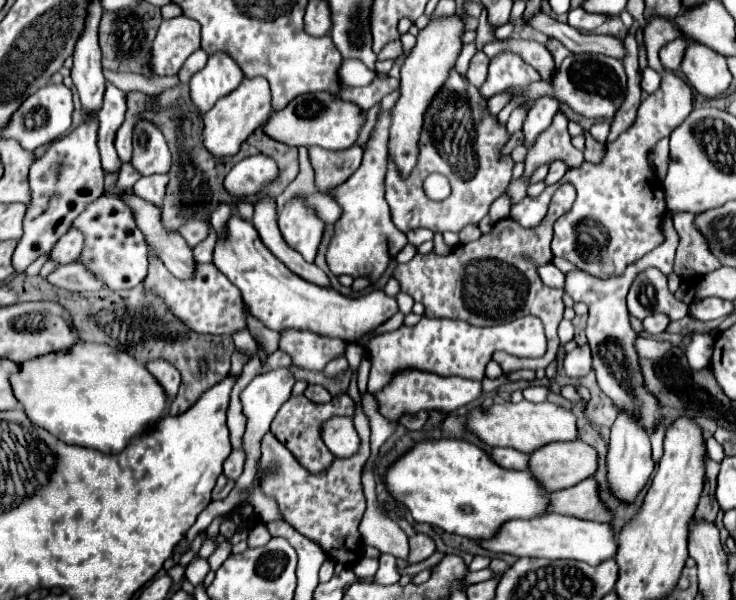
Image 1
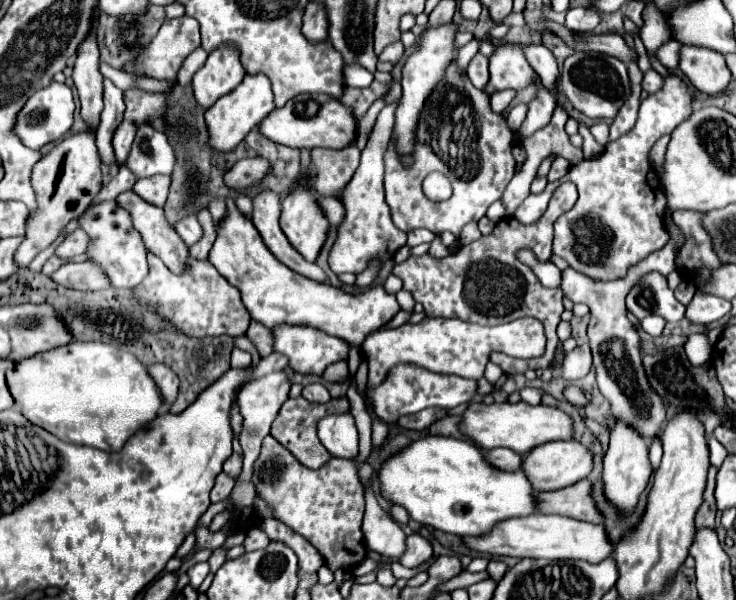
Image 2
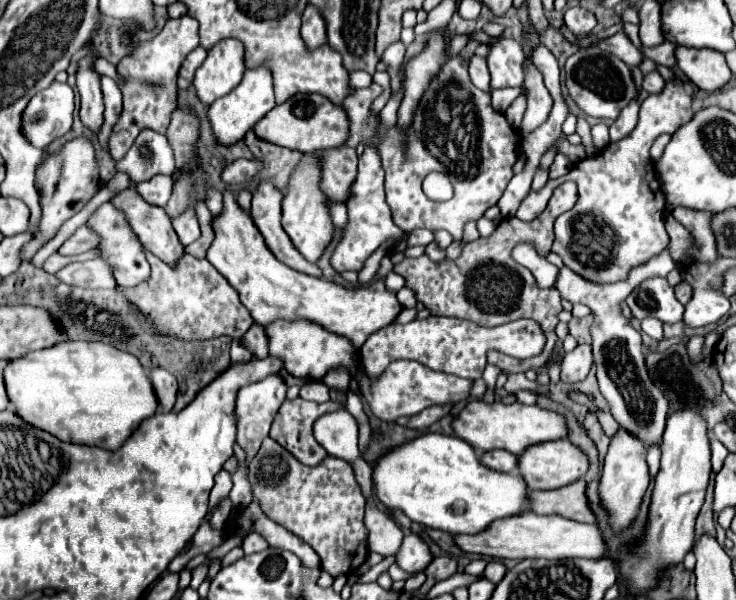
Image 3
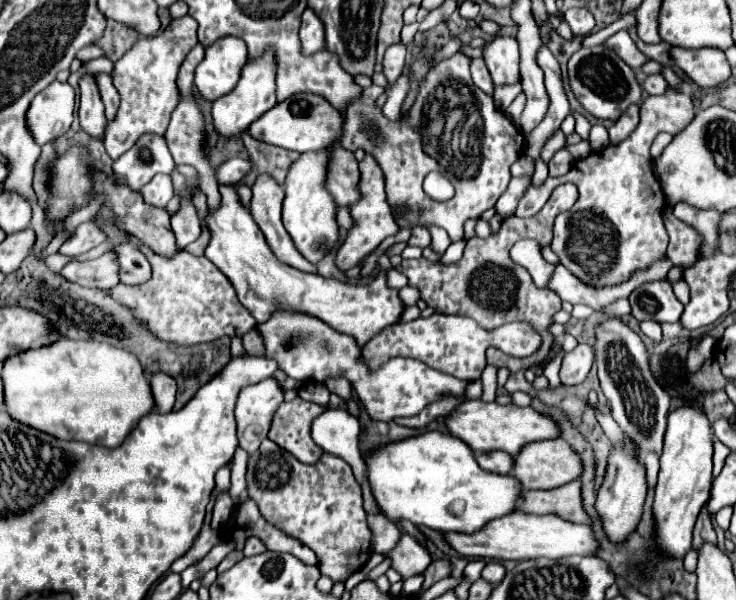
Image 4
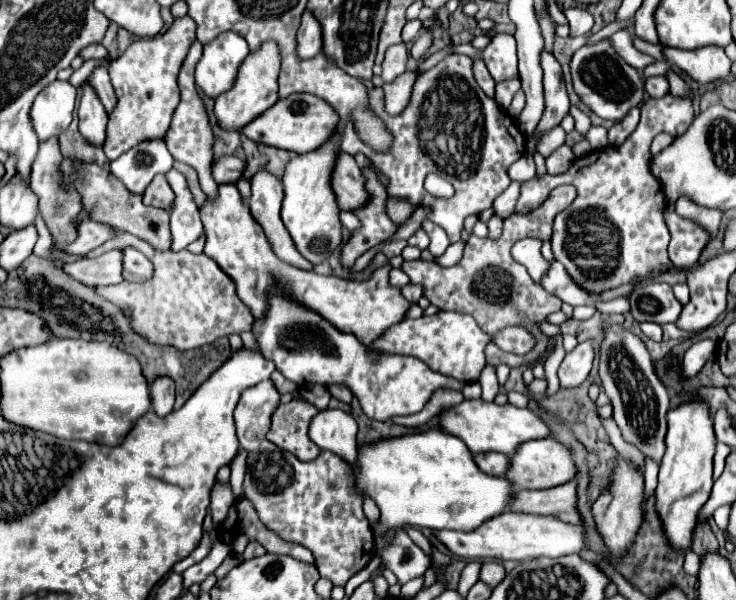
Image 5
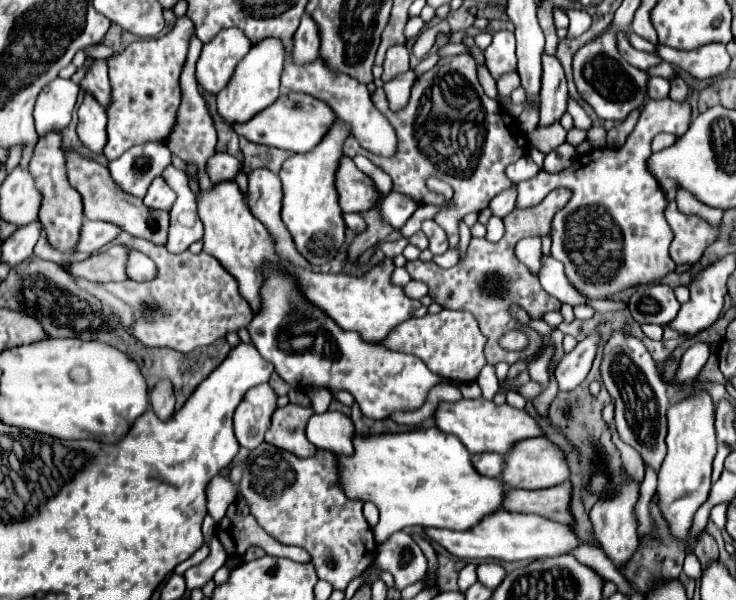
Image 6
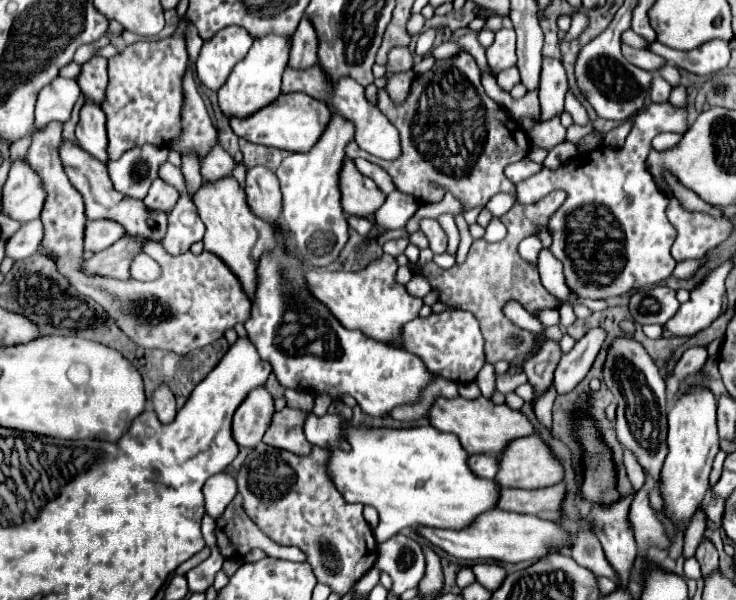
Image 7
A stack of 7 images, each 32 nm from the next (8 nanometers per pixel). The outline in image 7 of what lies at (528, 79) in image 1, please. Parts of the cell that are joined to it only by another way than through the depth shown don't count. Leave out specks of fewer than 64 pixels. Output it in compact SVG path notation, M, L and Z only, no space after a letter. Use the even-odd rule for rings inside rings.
M508 28L498 30L494 44L486 48L486 58L494 72L510 68L516 60L516 32Z

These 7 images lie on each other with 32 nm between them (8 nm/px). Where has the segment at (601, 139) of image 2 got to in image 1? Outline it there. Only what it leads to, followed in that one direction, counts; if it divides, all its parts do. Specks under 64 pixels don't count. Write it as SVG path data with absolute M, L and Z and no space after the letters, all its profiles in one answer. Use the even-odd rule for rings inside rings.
M602 120L602 122L596 122L596 124L590 128L590 134L596 138L596 142L600 142L600 144L606 144L608 130L610 130L610 124L608 124L608 120Z

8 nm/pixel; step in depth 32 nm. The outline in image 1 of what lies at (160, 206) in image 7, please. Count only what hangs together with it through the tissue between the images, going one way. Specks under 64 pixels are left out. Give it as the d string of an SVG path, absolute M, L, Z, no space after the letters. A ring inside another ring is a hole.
M154 174L154 176L140 178L134 184L134 192L136 192L136 196L160 206L164 200L164 194L166 194L166 186L168 186L168 176L166 174Z

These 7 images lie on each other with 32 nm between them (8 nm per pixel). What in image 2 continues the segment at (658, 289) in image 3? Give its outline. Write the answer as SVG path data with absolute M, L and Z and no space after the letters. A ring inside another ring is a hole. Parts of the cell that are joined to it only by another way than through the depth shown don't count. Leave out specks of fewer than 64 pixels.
M656 272L652 276L644 276L644 280L632 288L626 298L626 306L638 320L656 314L666 322L680 322L686 312L684 304L680 304L668 288L666 278Z

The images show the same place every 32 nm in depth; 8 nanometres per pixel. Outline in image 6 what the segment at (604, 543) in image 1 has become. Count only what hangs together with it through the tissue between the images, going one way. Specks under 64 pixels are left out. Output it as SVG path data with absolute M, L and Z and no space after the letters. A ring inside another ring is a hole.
M496 510L484 516L476 526L456 532L456 530L438 530L438 528L424 528L426 536L446 548L452 556L460 560L482 560L494 558L502 562L520 562L520 560L538 560L546 556L560 556L572 552L576 548L578 536L570 530L570 526L546 520L536 514L516 514L506 510Z

